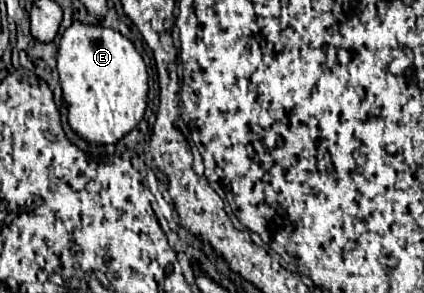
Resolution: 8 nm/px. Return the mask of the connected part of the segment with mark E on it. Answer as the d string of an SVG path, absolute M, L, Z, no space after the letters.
M75 21L61 37L57 71L69 111L69 125L89 145L117 143L143 119L147 107L147 69L133 43L121 33Z

